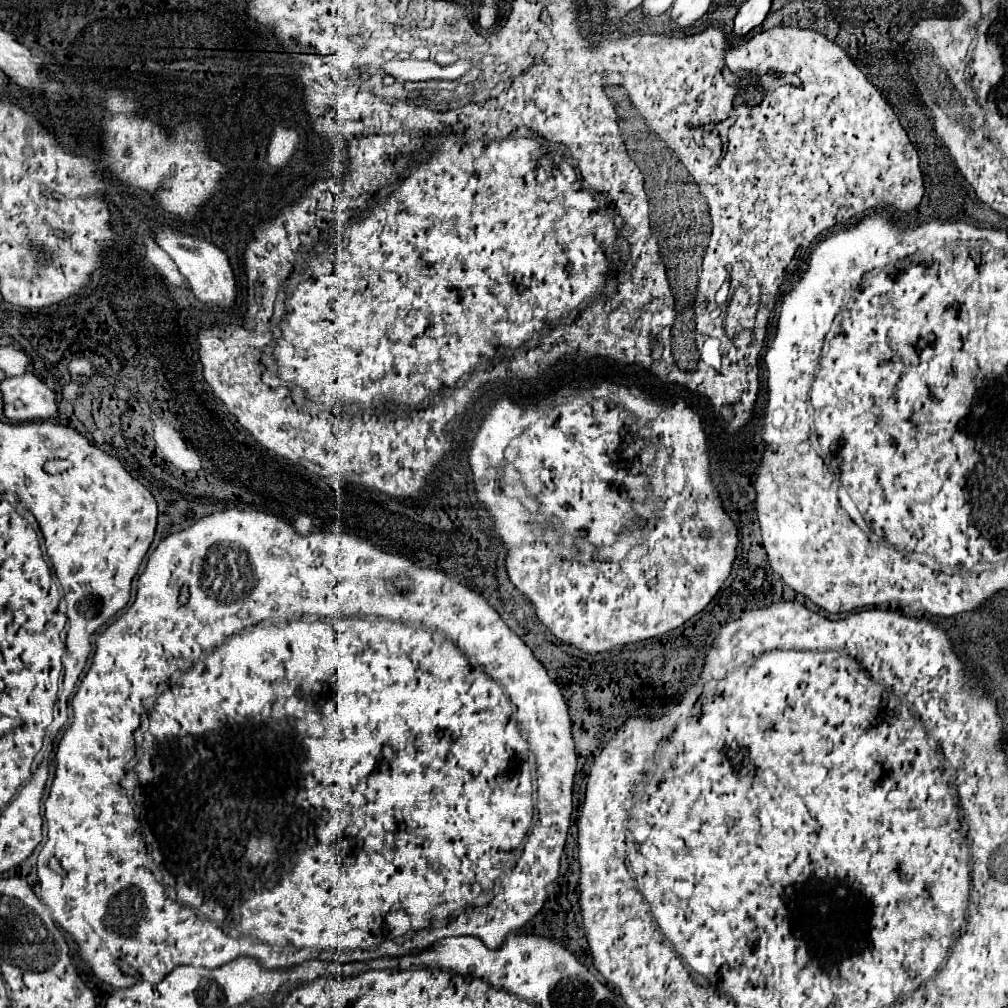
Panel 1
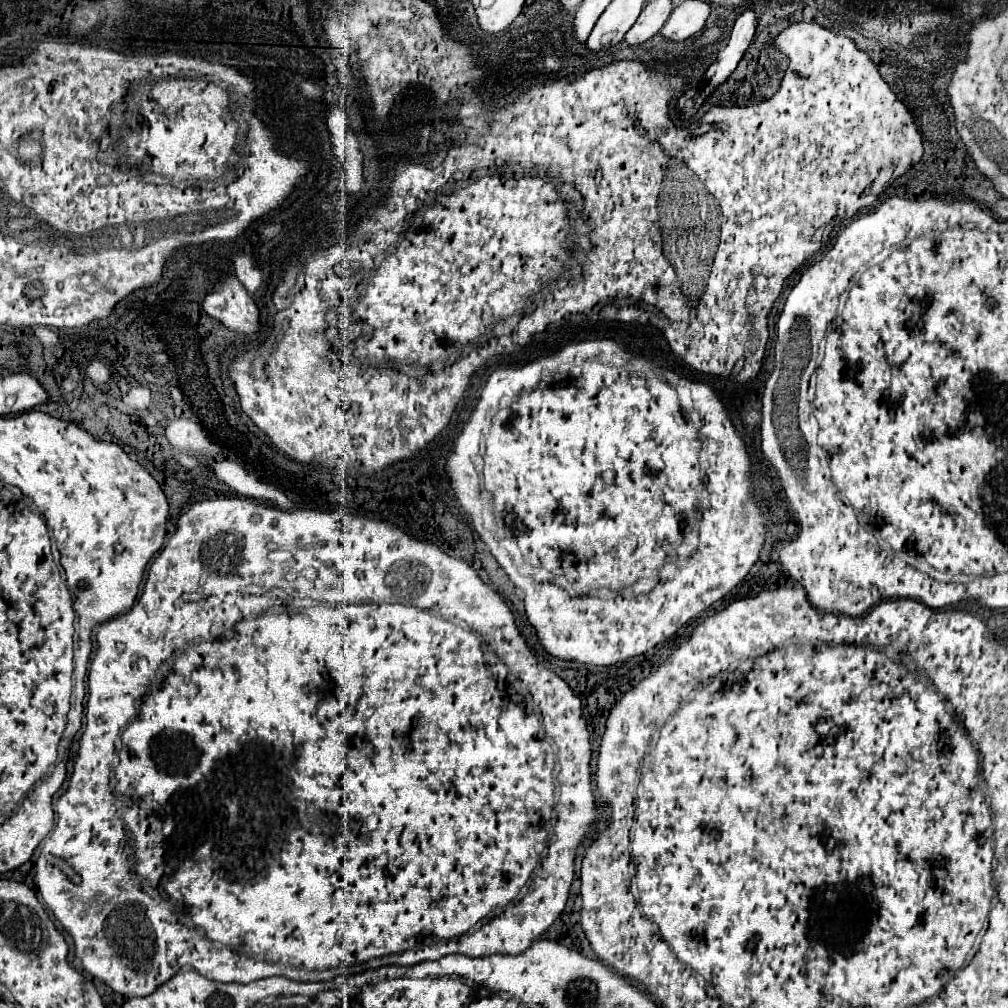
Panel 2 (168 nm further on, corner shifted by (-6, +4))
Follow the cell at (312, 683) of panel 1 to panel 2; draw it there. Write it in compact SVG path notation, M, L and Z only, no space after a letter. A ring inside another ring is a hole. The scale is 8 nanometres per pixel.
M216 498L216 500L202 500L202 502L194 502L194 504L192 504L192 506L190 506L190 510L188 510L188 512L184 512L184 514L182 514L182 516L180 516L180 520L178 520L178 528L176 528L176 532L174 532L174 534L172 534L172 536L170 536L170 540L168 540L168 544L166 544L166 546L164 546L164 550L162 550L162 552L160 552L160 554L158 554L158 556L156 556L156 558L154 558L154 562L152 562L152 566L150 566L150 570L148 570L148 578L146 578L146 590L144 590L144 592L142 592L142 596L140 596L140 600L136 600L136 604L134 604L134 606L132 606L132 608L130 608L130 610L128 610L128 612L126 612L126 614L120 614L120 616L114 616L114 618L110 618L110 620L106 620L106 622L102 622L102 624L100 624L100 628L98 628L98 634L96 634L96 640L98 640L98 648L96 648L96 654L94 654L94 658L92 658L92 664L90 664L90 670L88 670L88 712L86 712L86 728L84 728L84 734L82 734L82 742L80 742L80 750L78 750L78 758L76 758L76 762L74 762L74 772L72 772L72 778L70 778L70 786L68 786L68 792L66 792L66 794L62 794L62 796L60 796L60 798L58 798L58 802L56 802L56 808L54 808L54 812L56 812L56 824L54 824L54 828L52 828L52 832L50 832L50 834L48 834L48 836L46 836L46 840L44 840L44 846L42 846L42 850L40 850L40 856L38 856L38 860L36 860L36 888L38 888L38 892L40 892L40 896L42 896L42 900L44 900L44 904L46 904L46 908L48 908L48 910L50 910L50 912L52 912L52 914L54 914L54 918L56 918L56 920L58 920L58 922L60 922L60 924L62 924L62 926L64 926L64 930L66 930L66 932L68 932L68 934L70 934L70 936L72 936L72 940L74 940L74 954L76 954L76 958L80 958L80 962L82 962L82 966L84 966L84 970L86 970L86 972L88 972L88 974L92 974L92 976L94 976L94 978L98 978L98 980L102 980L102 982L104 982L104 984L106 984L106 986L110 986L110 988L112 988L112 990L114 990L114 992L118 992L118 994L122 994L122 996L126 996L126 998L134 998L134 996L148 996L148 994L152 994L152 992L154 992L154 990L156 990L156 988L160 988L160 986L162 986L162 984L164 984L164 982L168 982L168 980L170 980L170 978L172 978L172 976L174 976L174 974L178 974L178 970L180 970L180 968L182 968L182 966L192 966L192 968L194 968L194 970L196 970L196 972L198 972L198 974L200 974L200 976L204 976L204 978L208 978L208 980L216 980L216 982L224 982L224 984L228 984L228 982L238 982L238 984L248 984L248 982L254 982L254 980L260 980L260 978L270 978L270 976L280 976L280 974L284 974L284 978L290 978L290 980L296 980L296 982L328 982L328 980L334 980L334 978L336 978L336 976L340 976L340 974L356 974L356 972L362 972L362 970L366 970L366 964L362 964L362 962L368 962L368 960L370 960L370 958L380 958L380 956L386 956L386 954L394 954L394 956L390 956L390 958L394 958L394 964L396 964L396 966L414 966L414 964L420 964L420 962L426 962L426 960L438 960L438 958L442 958L442 956L448 956L448 954L464 954L464 956L470 956L470 958L478 958L478 956L490 956L490 954L494 954L494 953L503 953L503 954L510 954L510 955L517 955L517 954L520 954L520 953L522 953L522 952L524 952L524 951L525 951L525 950L526 950L526 949L527 949L527 948L530 948L530 944L532 944L532 942L534 942L534 940L536 940L536 938L540 938L540 936L542 936L542 934L544 934L544 932L546 932L546 930L548 930L548 928L550 928L550 926L552 926L552 924L554 924L554 920L556 920L556 918L558 918L558 916L560 916L560 914L562 914L562 912L564 912L564 906L566 906L566 900L568 900L568 896L570 896L570 886L572 886L572 880L574 880L574 858L576 858L576 850L578 850L578 846L582 846L582 844L584 844L584 842L586 842L586 840L590 840L590 838L592 838L592 836L594 836L594 834L596 834L596 822L598 822L598 820L600 820L600 814L598 814L598 806L596 806L596 798L594 798L594 792L592 792L592 768L590 768L590 760L592 760L592 748L590 748L590 734L588 734L588 728L586 728L586 720L584 720L584 716L582 716L582 702L580 702L580 698L578 698L578 696L576 696L576 694L574 694L574 692L572 692L572 690L570 690L570 686L568 686L568 684L566 684L566 682L564 682L564 680L562 680L562 678L560 678L560 677L559 677L559 676L558 676L558 675L557 675L557 674L554 674L554 672L552 672L552 670L551 670L551 669L549 669L549 668L546 668L546 666L543 666L543 665L542 665L542 664L538 664L538 659L537 659L537 657L536 657L536 656L535 656L535 654L534 654L534 653L533 653L533 652L532 652L532 650L531 650L531 649L530 649L530 648L529 648L529 647L528 647L528 646L526 646L526 642L524 642L524 638L522 638L522 636L520 636L520 632L518 632L518 628L516 628L516 624L514 624L514 614L512 614L512 610L510 610L510 608L508 608L508 606L506 606L506 602L504 602L504 600L502 600L502 598L500 598L500 594L498 594L498 592L494 592L494 590L492 590L492 588L490 588L490 586L488 586L488 584L484 584L484 582L482 582L482 580L480 580L480 576L478 576L478 574L476 574L476 570L474 570L474 568L472 568L472 566L468 566L468 564L466 564L466 562L464 562L464 560L456 560L456 558L452 558L452 556L448 556L448 554L446 554L446 552L442 552L442 550L440 550L440 548L438 548L438 546L436 546L436 544L432 544L432 542L422 542L422 540L416 540L416 538L412 538L412 536L408 536L408 534L406 534L406 532L404 532L404 530L400 530L400 528L398 528L398 530L394 530L394 528L396 528L396 526L394 526L394 524L388 524L388 522L384 522L384 520L382 520L382 519L380 519L380 518L376 518L376 517L374 517L374 516L369 516L369 515L358 515L358 514L355 514L355 515L354 515L354 514L350 514L350 512L346 512L346 510L344 510L344 508L342 508L342 510L310 510L310 508L298 508L298 510L278 510L278 508L272 508L272 506L266 506L266 504L256 504L256 502L252 502L252 500L246 500L246 498ZM388 572L390 572L390 594L388 594L388 586L386 586L386 582L384 582L384 580L386 580L386 574L388 574ZM327 602L372 602L372 604L336 604L336 606L328 606L328 604L324 604L324 603L327 603ZM236 616L238 616L238 618L244 618L244 616L250 616L250 618L246 618L246 622L238 622L238 626L232 626L232 624L236 624L236 622L228 622L228 620L232 620L232 618L236 618ZM454 622L464 622L464 624L462 624L462 626L466 626L466 628L470 628L470 630L472 630L472 632L474 632L474 634L478 634L478 636L482 636L482 638L484 638L484 642L482 642L482 638L474 638L474 634L470 634L470 630L462 630L462 626L454 626ZM218 624L230 624L230 630L226 630L226 634L218 634L218 638L210 638L210 634L212 634L212 628L214 628L214 626L218 626ZM126 732L128 732L128 734L132 734L132 732L138 732L138 754L126 754L126 750L128 750L128 752L130 752L130 750L132 750L132 748L128 748L128 746L126 746L126 740L124 740L124 736L126 736ZM118 758L120 758L120 764L118 764L118 768L116 768L116 772L114 772L114 794L116 794L116 798L120 798L120 800L122 800L122 819L121 819L121 821L120 821L120 818L118 818L118 814L116 814L116 808L114 808L114 794L112 794L112 792L110 792L110 786L108 786L108 784L110 784L110 774L112 774L112 764L116 764L116 762L118 762ZM270 810L272 810L272 814L274 814L274 810L280 810L280 812L278 812L278 814L280 814L280 820L282 820L282 822L280 822L280 824L282 824L282 826L280 826L280 824L272 824L272 822L270 822ZM538 864L540 864L540 868L538 868L538 870L536 870L536 874L534 874L534 878L532 878L532 886L530 886L530 892L528 892L528 894L526 894L526 896L524 896L524 898L522 898L522 900L516 900L516 896L518 896L518 894L520 894L520 890L522 890L522 888L524 888L524 886L526 886L526 882L528 882L528 880L530 880L530 876L532 876L532 872L534 872L534 868L536 868L536 866L538 866ZM160 896L161 896L161 897L162 897L162 898L164 898L164 899L165 899L165 900L168 900L168 902L172 902L172 904L176 904L176 906L180 906L180 908L184 908L184 910L186 910L186 914L188 914L188 916L190 916L190 920L192 920L192 924L194 924L194 926L196 926L196 930L202 930L202 938L200 938L200 936L196 936L196 934L194 934L194 932L192 932L192 930L190 930L190 928L188 928L188 926L184 926L184 924L178 924L178 918L176 918L176 914L174 914L174 912L170 912L170 910L168 910L168 902L162 902L162 898L160 898ZM490 918L494 918L494 920L492 920L492 922L488 922L488 924L482 924L482 926L478 926L478 930L476 930L476 932L474 932L474 930L472 930L472 928L476 928L476 924L478 924L478 922L484 922L484 920L490 920ZM426 942L434 942L434 946L428 946L428 948L420 948L420 950L412 950L412 948L414 948L414 946L420 946L420 944L426 944Z

